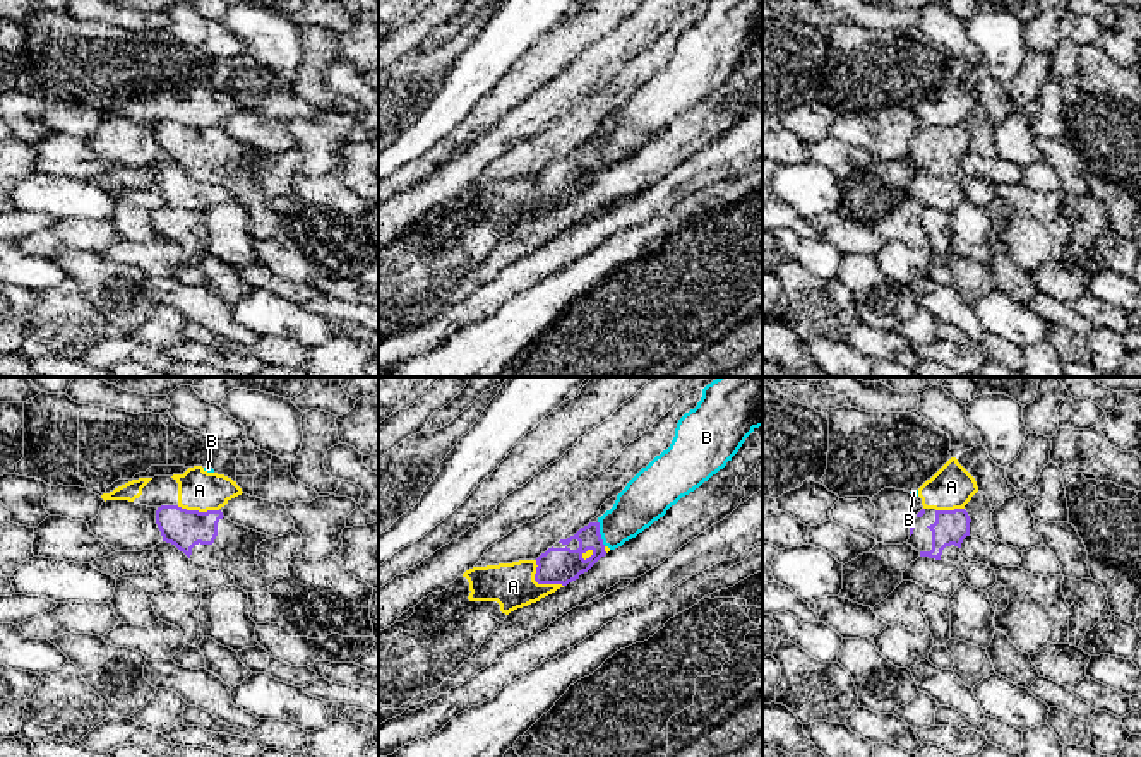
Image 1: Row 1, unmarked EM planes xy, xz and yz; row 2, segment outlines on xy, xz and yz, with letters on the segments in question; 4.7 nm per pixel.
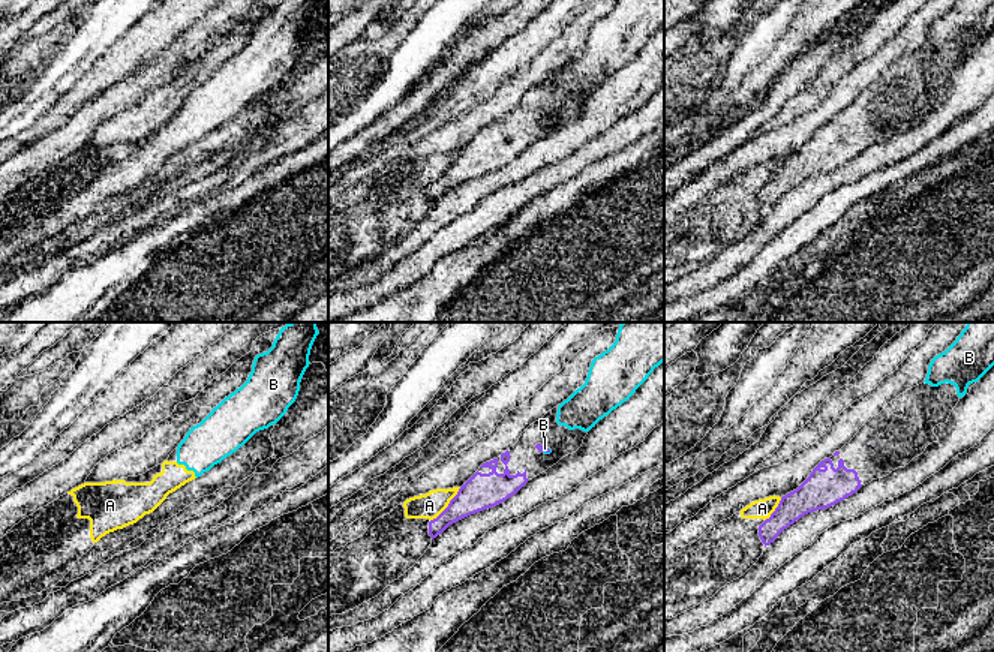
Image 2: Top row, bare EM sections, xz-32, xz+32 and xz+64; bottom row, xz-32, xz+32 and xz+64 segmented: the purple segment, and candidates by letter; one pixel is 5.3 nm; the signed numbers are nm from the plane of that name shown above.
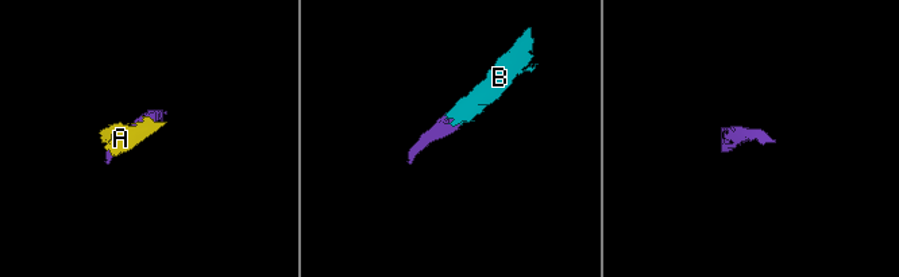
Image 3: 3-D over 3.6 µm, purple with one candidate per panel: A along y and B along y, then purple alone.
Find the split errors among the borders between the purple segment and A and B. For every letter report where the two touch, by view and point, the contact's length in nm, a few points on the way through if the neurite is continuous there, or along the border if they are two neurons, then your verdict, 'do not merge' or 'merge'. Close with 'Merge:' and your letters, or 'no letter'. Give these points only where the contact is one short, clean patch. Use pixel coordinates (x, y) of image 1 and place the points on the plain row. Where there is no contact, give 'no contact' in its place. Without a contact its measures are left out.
A: xz (540, 199) | 180 nm | do not merge
B: xz (598, 149) | 120 nm | along xz (598, 137), (598, 148), (605, 161) | do not merge
Merge: no letter

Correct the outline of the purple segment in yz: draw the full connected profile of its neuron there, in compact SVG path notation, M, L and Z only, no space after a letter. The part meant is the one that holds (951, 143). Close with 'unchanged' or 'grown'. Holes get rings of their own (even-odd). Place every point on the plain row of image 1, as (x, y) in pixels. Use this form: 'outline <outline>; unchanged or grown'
outline M922 125L910 140L910 156L920 173L963 182L961 159L970 152L970 132L965 125Z; grown

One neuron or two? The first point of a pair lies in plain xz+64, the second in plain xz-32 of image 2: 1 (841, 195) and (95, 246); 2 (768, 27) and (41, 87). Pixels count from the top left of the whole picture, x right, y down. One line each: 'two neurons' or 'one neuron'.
1: one neuron
2: one neuron

